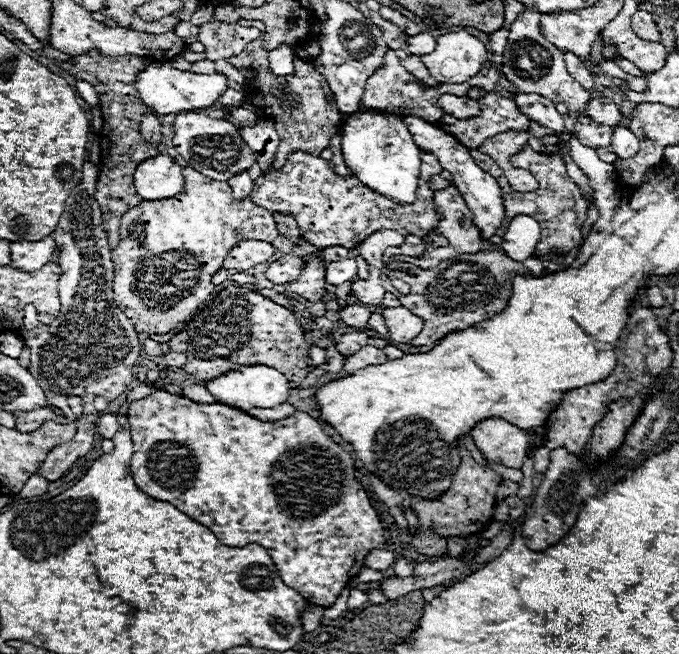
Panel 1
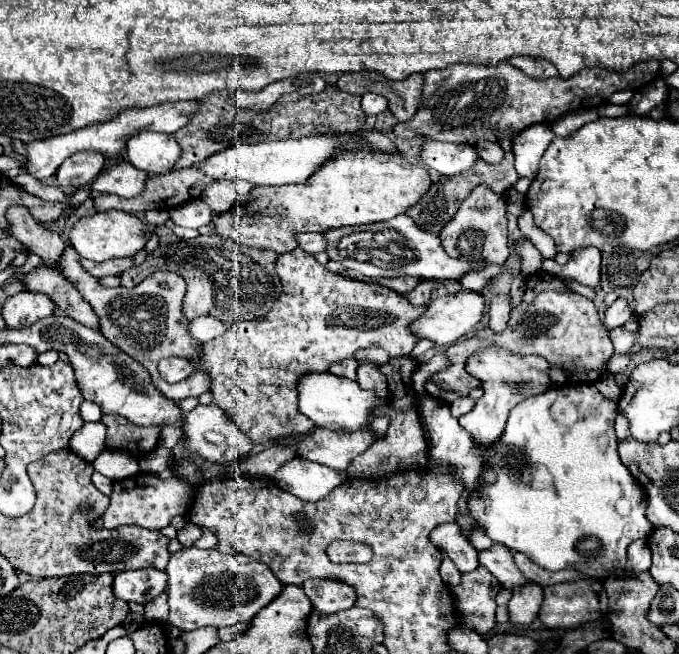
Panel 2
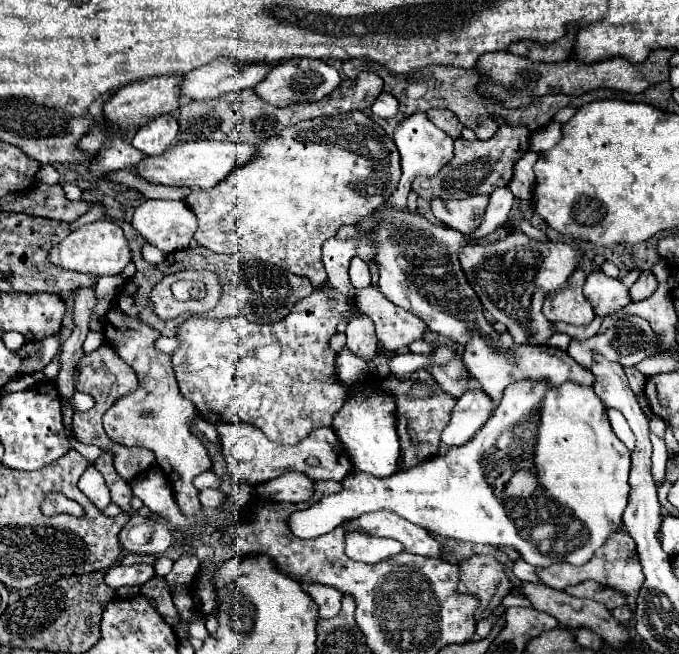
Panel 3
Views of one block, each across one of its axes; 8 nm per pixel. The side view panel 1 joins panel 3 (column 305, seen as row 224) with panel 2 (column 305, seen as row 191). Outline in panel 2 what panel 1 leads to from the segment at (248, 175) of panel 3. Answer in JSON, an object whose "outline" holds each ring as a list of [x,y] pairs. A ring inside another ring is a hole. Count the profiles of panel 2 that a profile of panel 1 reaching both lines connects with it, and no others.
{"outline":[[[346,148],[332,162],[322,166],[310,176],[306,184],[288,184],[288,186],[256,186],[252,198],[246,206],[236,206],[220,216],[214,216],[216,232],[228,236],[250,248],[268,248],[278,254],[294,250],[296,232],[322,232],[338,226],[356,226],[370,222],[384,222],[396,214],[404,214],[412,208],[432,186],[430,174],[422,166],[414,166],[404,156],[390,156],[382,152],[370,152],[364,148]]]}

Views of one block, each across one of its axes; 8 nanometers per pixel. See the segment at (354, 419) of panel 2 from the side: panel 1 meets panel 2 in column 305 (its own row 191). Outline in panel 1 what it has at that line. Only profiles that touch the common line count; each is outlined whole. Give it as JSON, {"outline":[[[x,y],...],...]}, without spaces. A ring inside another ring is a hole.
{"outline":[[[366,110],[358,114],[346,114],[340,130],[342,158],[352,174],[370,186],[374,192],[384,194],[400,204],[410,204],[416,198],[416,186],[420,176],[422,150],[414,144],[412,134],[404,126],[400,116],[392,116],[378,110]]]}

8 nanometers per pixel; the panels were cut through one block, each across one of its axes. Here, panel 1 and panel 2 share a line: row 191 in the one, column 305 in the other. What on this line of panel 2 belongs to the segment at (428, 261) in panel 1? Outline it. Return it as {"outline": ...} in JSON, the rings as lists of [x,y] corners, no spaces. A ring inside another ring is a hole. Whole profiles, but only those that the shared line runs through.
{"outline":[[[314,428],[298,444],[298,456],[324,464],[344,474],[350,462],[358,454],[368,450],[368,446],[376,442],[376,438],[378,436],[372,430],[358,430],[350,434],[350,432],[332,432],[326,428]]]}

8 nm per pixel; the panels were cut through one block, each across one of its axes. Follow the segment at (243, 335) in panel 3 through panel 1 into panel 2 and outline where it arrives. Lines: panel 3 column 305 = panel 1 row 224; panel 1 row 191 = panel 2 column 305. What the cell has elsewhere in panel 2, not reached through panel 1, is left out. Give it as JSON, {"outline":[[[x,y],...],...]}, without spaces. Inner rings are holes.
{"outline":[[[296,248],[278,254],[276,274],[282,282],[282,294],[274,302],[268,316],[262,320],[236,322],[228,326],[226,334],[202,344],[200,364],[210,372],[214,392],[214,404],[220,406],[226,416],[254,442],[254,444],[274,444],[278,438],[290,436],[294,432],[310,432],[314,428],[304,414],[296,408],[296,382],[308,372],[326,372],[332,362],[350,358],[360,348],[380,346],[390,356],[410,356],[412,348],[420,338],[412,334],[410,324],[424,314],[426,306],[412,306],[402,294],[366,282],[356,282],[334,272],[328,272],[322,264],[314,260],[312,254]]]}

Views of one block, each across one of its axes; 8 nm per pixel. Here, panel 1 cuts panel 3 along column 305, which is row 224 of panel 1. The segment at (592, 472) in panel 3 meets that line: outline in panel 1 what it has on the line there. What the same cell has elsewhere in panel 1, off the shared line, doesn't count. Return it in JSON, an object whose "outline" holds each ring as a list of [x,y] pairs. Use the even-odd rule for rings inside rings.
{"outline":[[[518,216],[510,222],[500,248],[510,258],[526,260],[534,254],[538,240],[540,240],[538,222],[530,216]]]}

